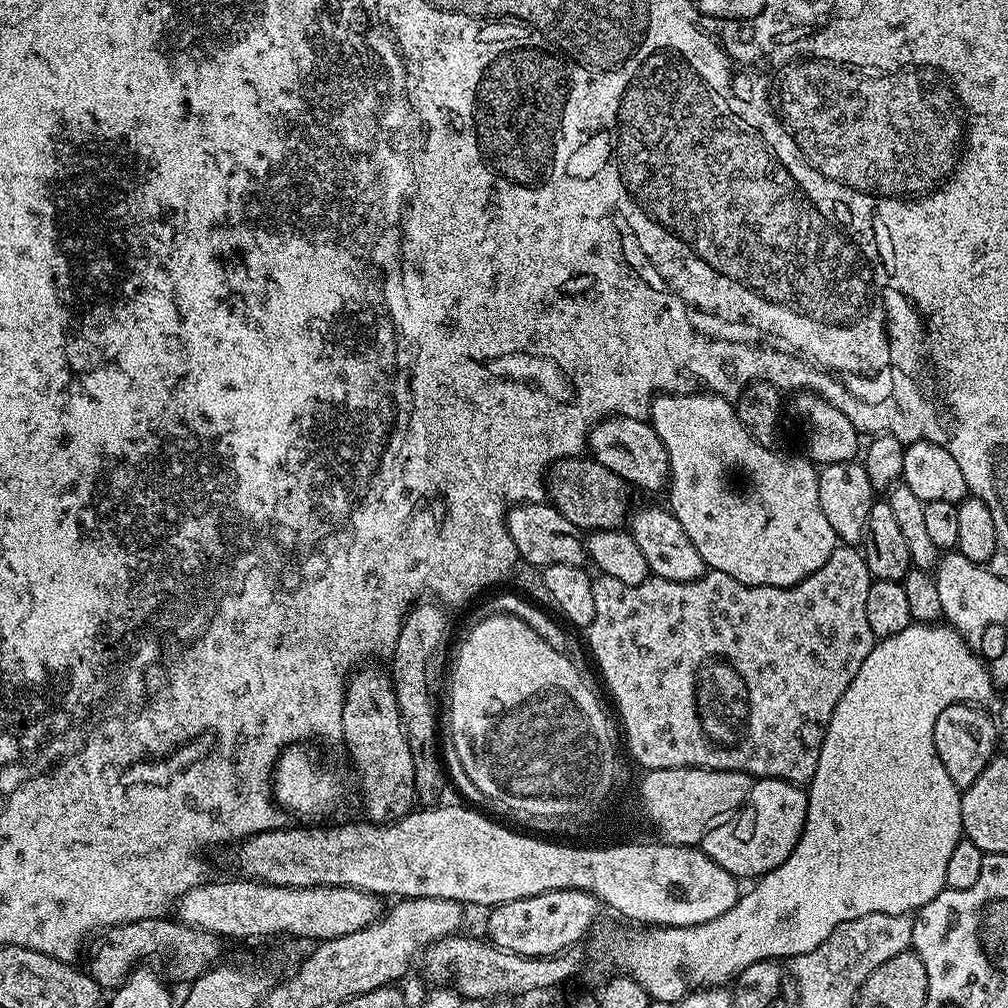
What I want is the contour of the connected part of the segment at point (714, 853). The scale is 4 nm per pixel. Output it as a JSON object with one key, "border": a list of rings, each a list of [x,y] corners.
{"border":[[[757,779],[752,785],[743,808],[724,824],[719,824],[717,828],[710,830],[710,834],[706,834],[706,838],[702,842],[702,850],[731,876],[737,878],[765,876],[767,872],[773,872],[778,866],[782,866],[782,862],[786,862],[786,858],[790,858],[794,846],[800,841],[807,813],[808,794],[801,785],[790,784],[785,780]]]}

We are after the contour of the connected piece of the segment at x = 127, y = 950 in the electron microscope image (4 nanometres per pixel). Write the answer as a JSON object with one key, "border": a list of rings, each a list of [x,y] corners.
{"border":[[[168,919],[135,920],[101,931],[91,941],[92,949],[88,952],[88,964],[86,963],[88,975],[92,976],[94,982],[100,984],[101,988],[115,990],[132,975],[137,966],[152,962],[148,960],[157,960],[168,971],[169,981],[191,982],[221,959],[219,958],[221,937],[201,928],[192,928],[189,924],[182,924],[175,919],[172,919],[173,921]]]}

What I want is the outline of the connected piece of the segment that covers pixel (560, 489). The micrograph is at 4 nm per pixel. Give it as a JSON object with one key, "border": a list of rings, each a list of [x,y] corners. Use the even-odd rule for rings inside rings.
{"border":[[[583,455],[558,460],[546,473],[547,499],[558,510],[558,514],[562,514],[562,518],[574,522],[574,526],[584,534],[598,530],[623,529],[630,516],[628,492],[630,493],[629,485],[618,478],[614,470],[606,470],[602,462]]]}

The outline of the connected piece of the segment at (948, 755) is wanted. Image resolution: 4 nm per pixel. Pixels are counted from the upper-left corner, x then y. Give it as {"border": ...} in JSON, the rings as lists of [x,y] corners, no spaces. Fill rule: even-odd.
{"border":[[[955,704],[946,706],[942,714],[938,714],[938,722],[934,722],[934,746],[938,750],[938,758],[942,758],[942,766],[946,766],[946,774],[950,774],[950,782],[954,782],[956,787],[963,790],[969,788],[986,770],[986,766],[991,762],[992,757],[998,752],[998,724],[995,719],[992,720],[979,707],[970,704]]]}

